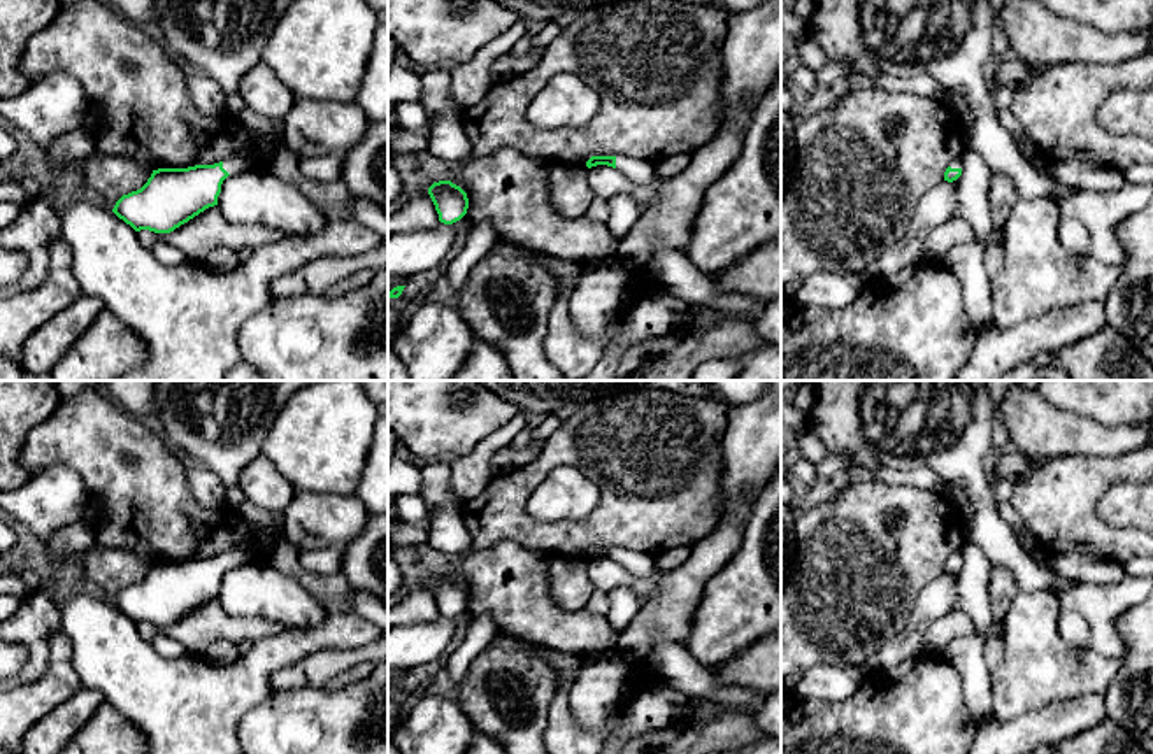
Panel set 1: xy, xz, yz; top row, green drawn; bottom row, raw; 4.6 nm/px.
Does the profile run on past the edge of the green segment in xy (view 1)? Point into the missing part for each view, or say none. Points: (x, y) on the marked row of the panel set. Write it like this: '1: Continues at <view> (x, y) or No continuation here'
1: Continues at xy (234, 165)

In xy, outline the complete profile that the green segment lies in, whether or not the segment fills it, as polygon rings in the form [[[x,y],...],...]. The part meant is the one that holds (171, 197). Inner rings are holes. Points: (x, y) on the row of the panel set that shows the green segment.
[[[232,158],[214,165],[153,170],[140,189],[116,202],[112,212],[135,231],[170,233],[205,209],[218,205],[223,181],[247,167],[253,163]]]

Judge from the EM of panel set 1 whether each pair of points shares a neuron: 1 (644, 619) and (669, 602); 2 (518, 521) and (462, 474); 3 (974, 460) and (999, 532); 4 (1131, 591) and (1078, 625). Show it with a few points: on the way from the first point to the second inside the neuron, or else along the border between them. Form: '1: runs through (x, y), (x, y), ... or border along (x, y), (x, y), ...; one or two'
1: runs through (650, 619), (664, 607); one
2: border along (495, 474), (476, 495), (462, 504); two
3: runs through (974, 477), (976, 490), (985, 504), (985, 514); one
4: border along (1062, 609), (1074, 611), (1087, 621), (1088, 646); two

